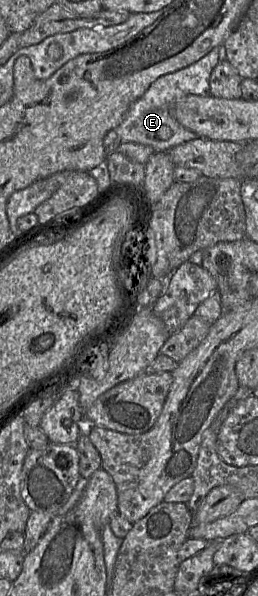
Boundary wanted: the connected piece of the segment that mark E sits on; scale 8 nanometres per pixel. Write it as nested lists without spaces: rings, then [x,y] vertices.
[[[219,47],[213,48],[208,54],[195,63],[159,77],[147,91],[136,100],[122,122],[114,129],[121,143],[139,143],[151,146],[155,152],[167,152],[183,143],[199,138],[193,131],[182,126],[174,117],[176,103],[187,95],[210,95],[210,75],[219,63]]]

